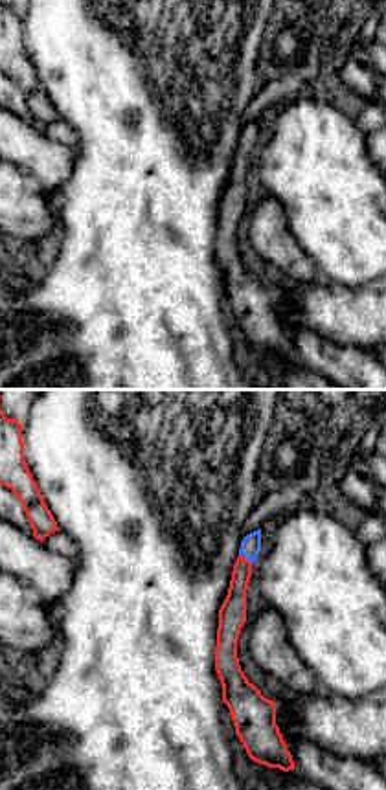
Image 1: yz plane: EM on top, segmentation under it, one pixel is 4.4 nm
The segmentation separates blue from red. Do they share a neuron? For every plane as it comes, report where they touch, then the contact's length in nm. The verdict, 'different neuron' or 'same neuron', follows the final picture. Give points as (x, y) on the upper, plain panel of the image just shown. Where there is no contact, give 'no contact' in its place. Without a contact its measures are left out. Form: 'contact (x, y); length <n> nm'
contact (247, 147); length 80 nm

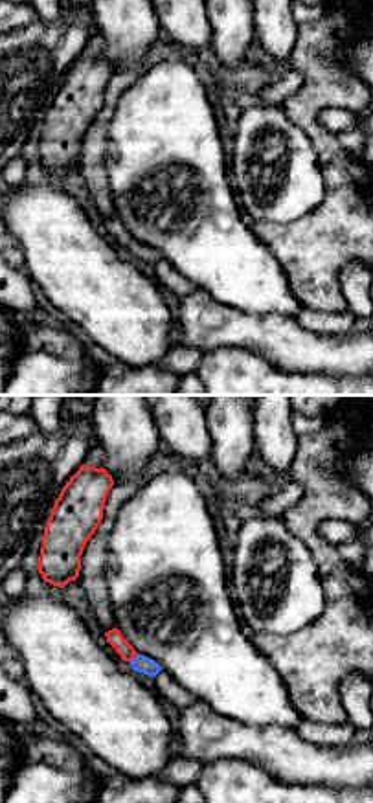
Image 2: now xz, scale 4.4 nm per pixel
contact (135, 247); length 60 nm

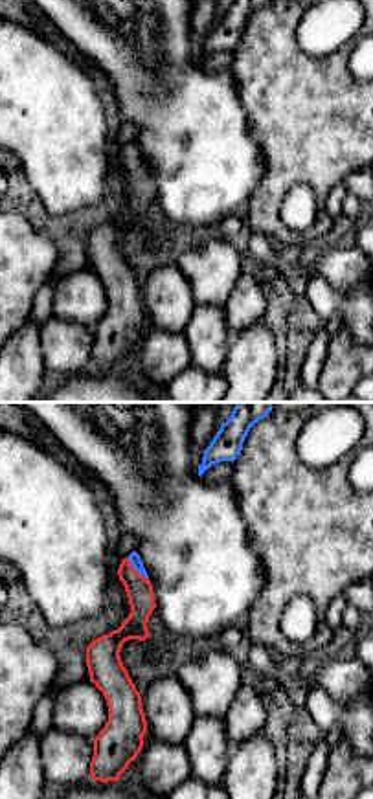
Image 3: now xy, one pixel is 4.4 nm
contact (136, 158); length 140 nm

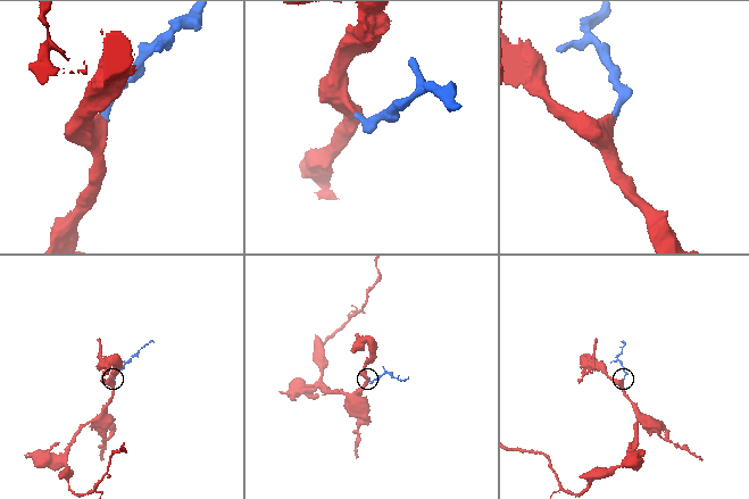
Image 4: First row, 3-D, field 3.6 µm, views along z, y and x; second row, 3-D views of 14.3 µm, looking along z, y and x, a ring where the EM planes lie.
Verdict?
same neuron

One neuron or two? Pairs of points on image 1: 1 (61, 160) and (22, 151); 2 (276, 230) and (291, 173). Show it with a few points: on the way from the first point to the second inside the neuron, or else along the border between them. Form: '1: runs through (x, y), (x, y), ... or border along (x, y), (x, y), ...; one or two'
1: runs through (52, 160), (43, 160), (32, 151); one
2: border along (265, 193), (283, 208), (287, 226), (300, 245); two

